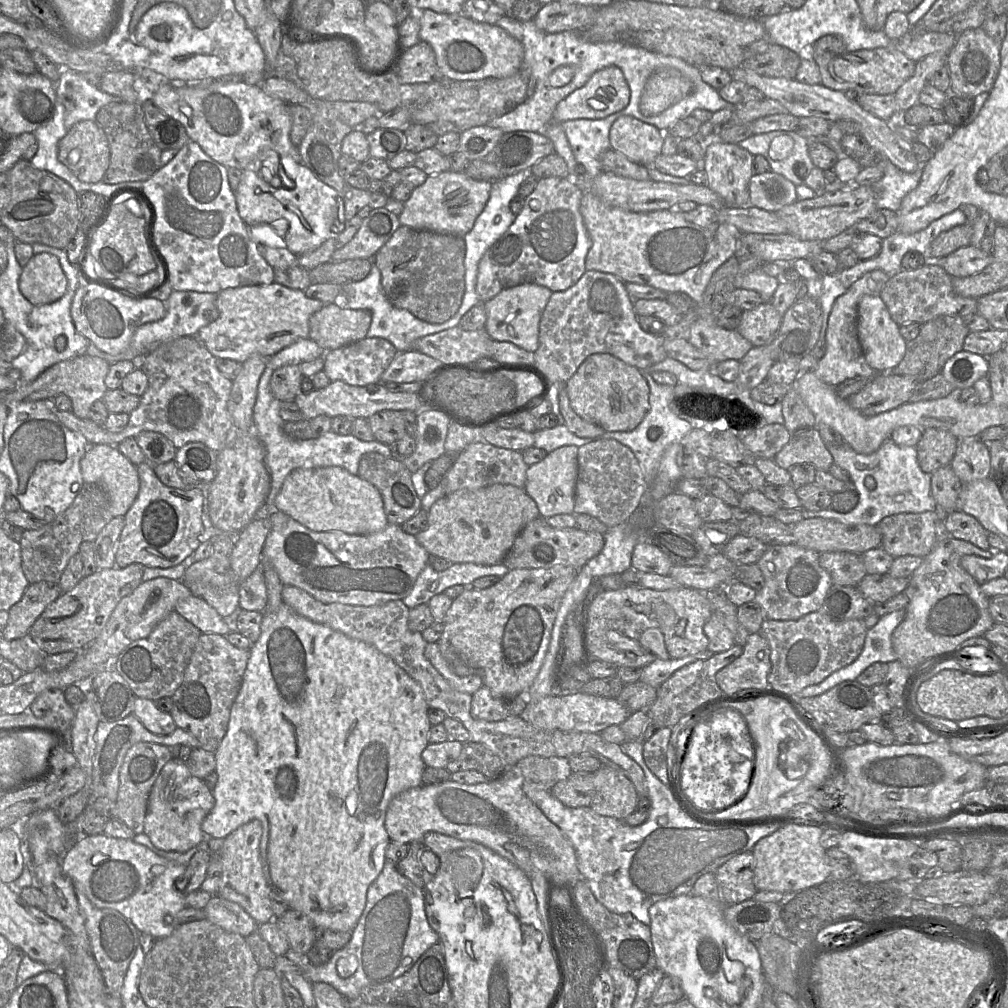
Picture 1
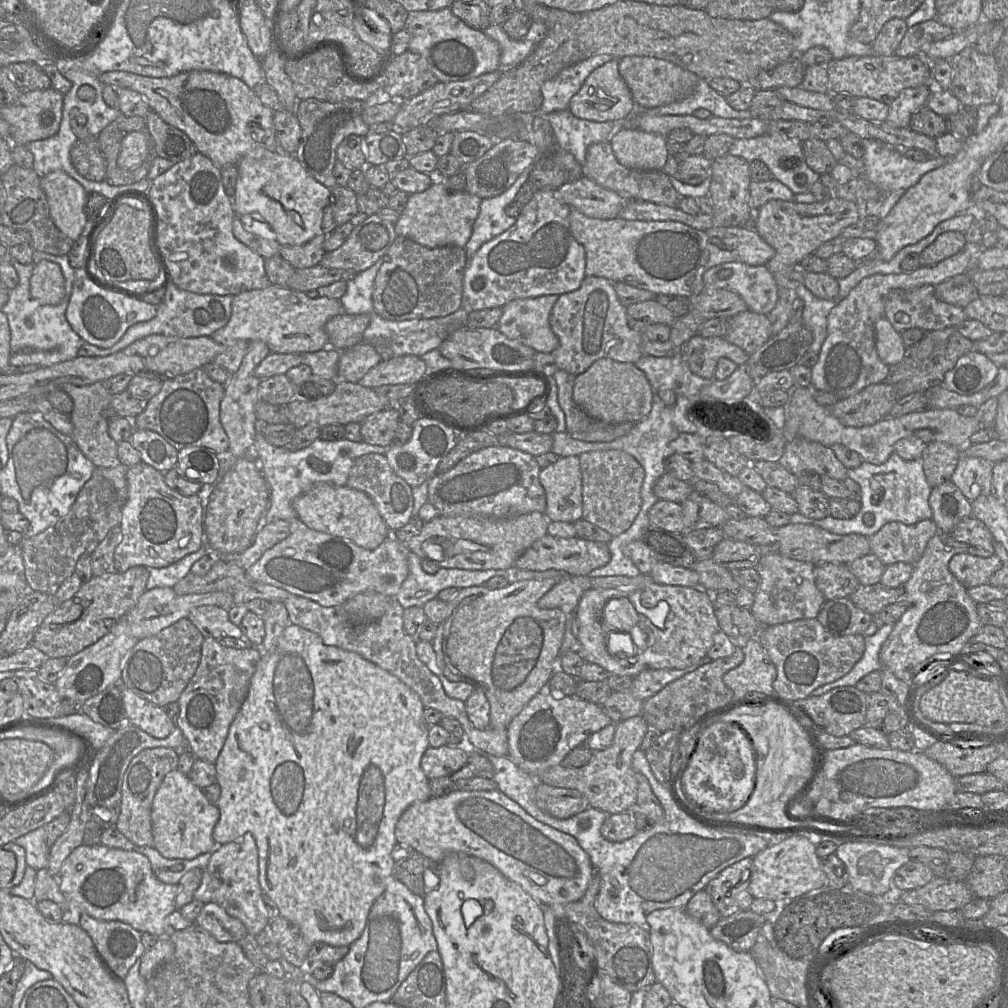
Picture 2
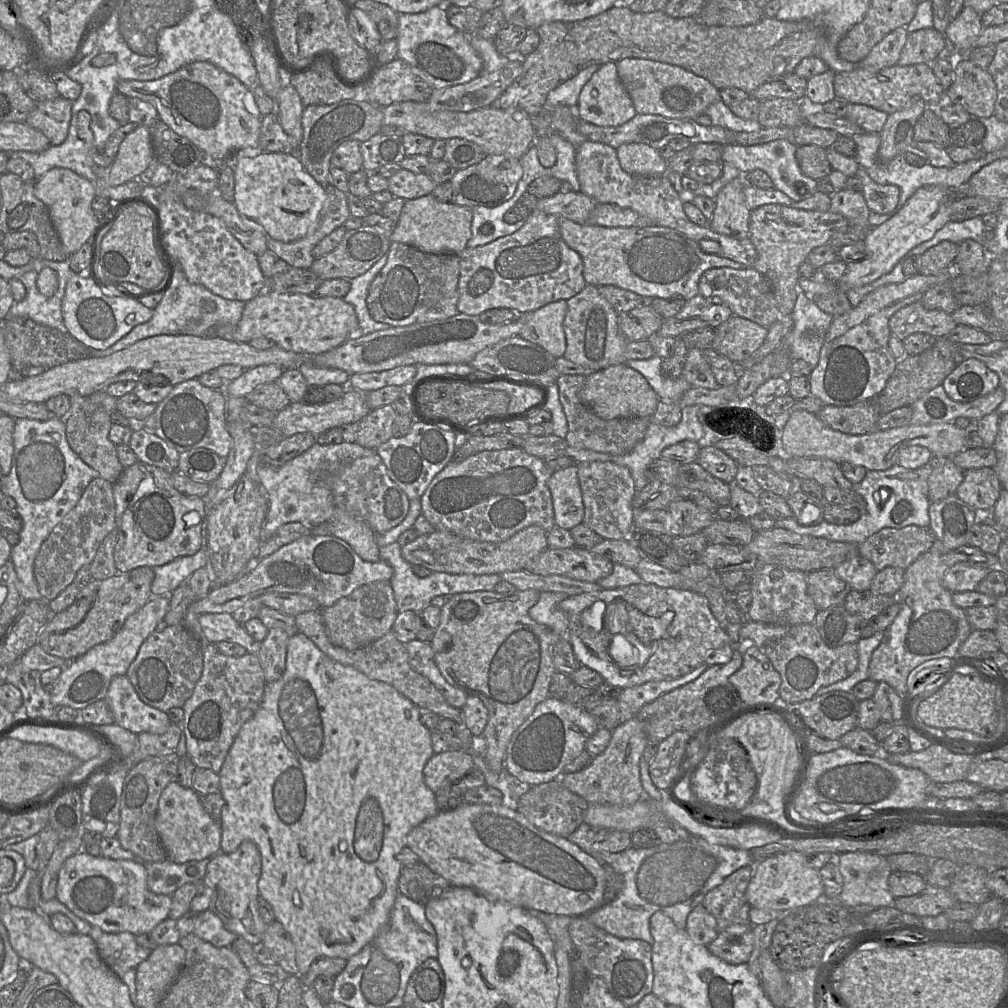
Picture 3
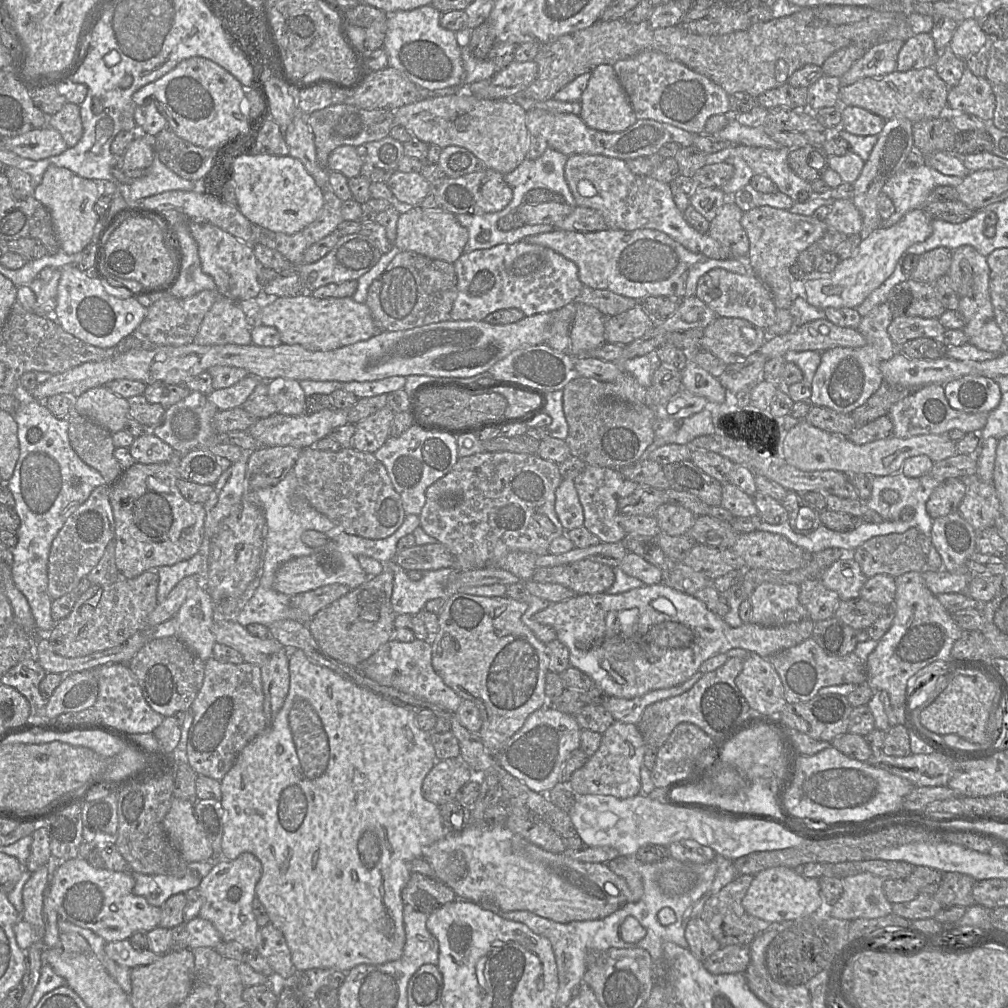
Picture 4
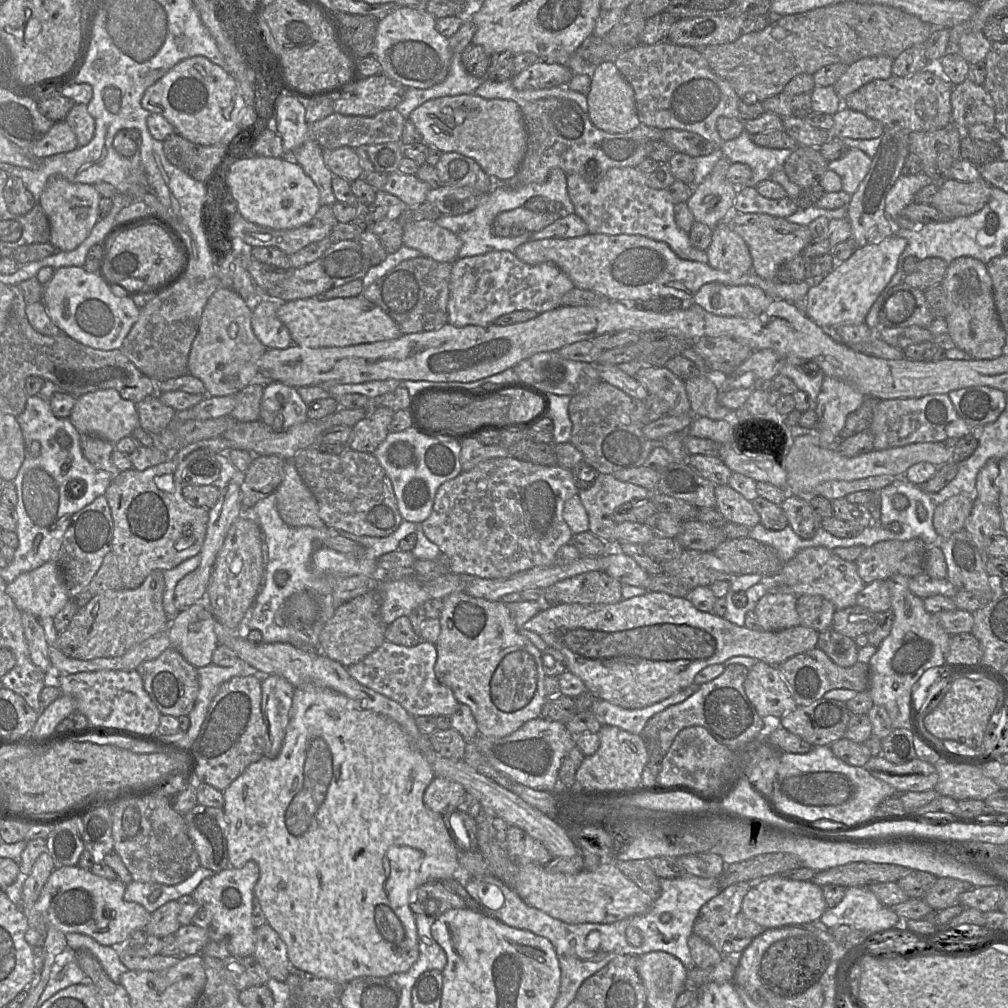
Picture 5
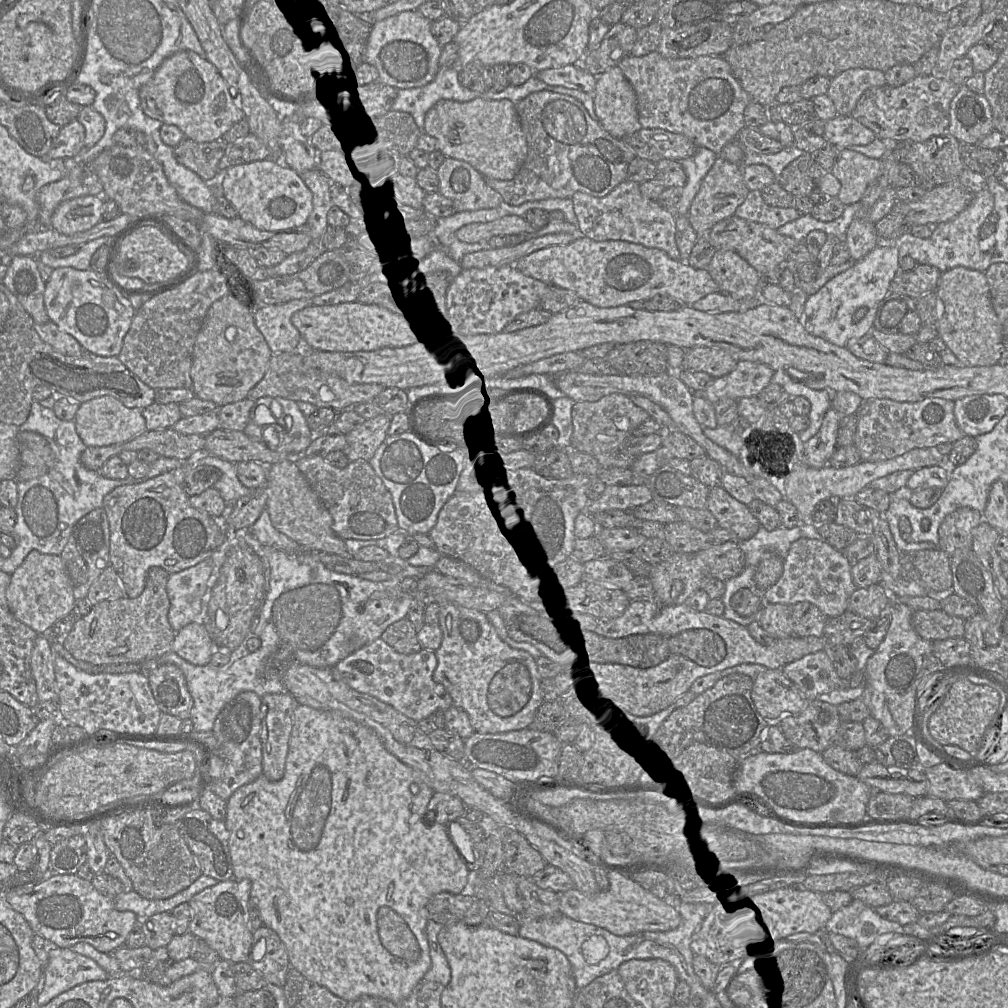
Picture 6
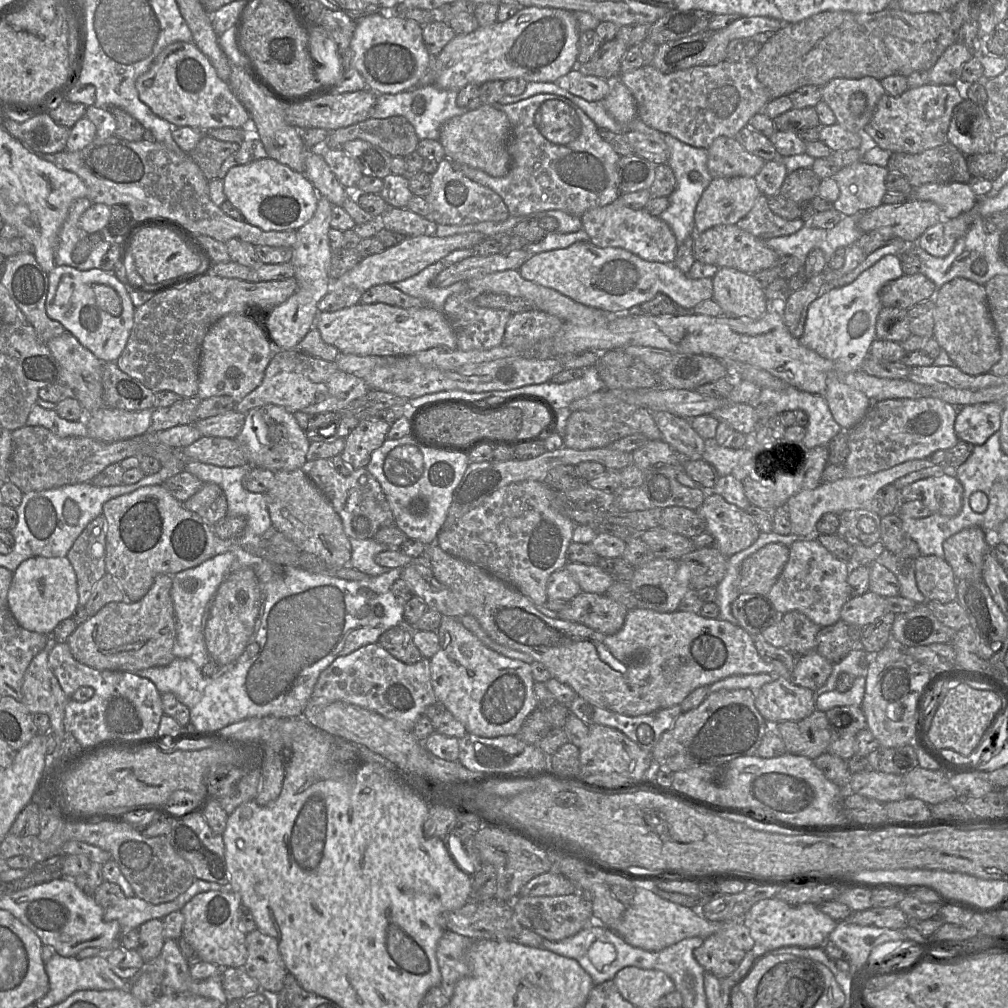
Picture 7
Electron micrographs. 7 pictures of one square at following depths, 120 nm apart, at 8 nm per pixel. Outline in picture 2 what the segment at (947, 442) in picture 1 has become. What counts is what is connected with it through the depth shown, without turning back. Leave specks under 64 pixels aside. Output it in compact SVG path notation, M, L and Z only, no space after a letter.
M930 442L922 454L923 471L931 488L951 477L958 465L961 449L943 442Z

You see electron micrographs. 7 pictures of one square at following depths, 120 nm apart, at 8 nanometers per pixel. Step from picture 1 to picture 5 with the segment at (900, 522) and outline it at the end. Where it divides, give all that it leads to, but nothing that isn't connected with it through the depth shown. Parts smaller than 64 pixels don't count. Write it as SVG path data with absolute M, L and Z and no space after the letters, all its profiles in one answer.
M921 538L886 540L865 547L855 564L865 584L895 574L911 578L925 572L927 552L928 545Z

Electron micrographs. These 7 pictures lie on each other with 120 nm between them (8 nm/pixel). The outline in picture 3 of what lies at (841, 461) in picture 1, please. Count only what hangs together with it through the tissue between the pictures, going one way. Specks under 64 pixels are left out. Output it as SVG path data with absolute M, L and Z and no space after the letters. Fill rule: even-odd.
M898 464L884 471L867 471L864 479L854 485L856 491L866 503L866 512L850 525L834 525L826 521L812 526L800 525L794 517L777 520L776 528L783 528L801 535L821 537L832 541L847 542L859 545L868 537L877 533L883 528L900 529L910 525L919 527L930 527L928 498L928 478L931 474L930 464L918 469L906 469ZM887 489L889 496L880 504L879 490Z

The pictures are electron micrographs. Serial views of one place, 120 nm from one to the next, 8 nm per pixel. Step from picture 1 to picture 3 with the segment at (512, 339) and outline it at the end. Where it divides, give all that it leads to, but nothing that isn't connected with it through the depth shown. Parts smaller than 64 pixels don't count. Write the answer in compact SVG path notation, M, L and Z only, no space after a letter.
M558 300L518 314L517 318L522 323L519 337L541 346L555 358L563 357L566 350L563 328L566 312L567 300Z

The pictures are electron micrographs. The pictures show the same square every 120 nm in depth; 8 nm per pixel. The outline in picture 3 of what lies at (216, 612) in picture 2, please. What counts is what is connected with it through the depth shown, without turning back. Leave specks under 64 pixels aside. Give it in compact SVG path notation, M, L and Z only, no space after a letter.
M204 613L199 615L198 621L206 643L236 643L244 647L247 653L258 654L261 642L253 639L231 614Z

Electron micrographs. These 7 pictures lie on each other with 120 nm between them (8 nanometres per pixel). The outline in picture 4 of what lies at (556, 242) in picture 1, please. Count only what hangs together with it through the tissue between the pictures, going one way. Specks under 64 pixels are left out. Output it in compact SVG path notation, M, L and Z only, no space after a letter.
M524 241L463 253L453 264L458 278L457 296L451 312L451 320L455 321L482 321L490 313L508 308L517 308L525 316L549 313L575 303L584 287L574 262L550 248Z

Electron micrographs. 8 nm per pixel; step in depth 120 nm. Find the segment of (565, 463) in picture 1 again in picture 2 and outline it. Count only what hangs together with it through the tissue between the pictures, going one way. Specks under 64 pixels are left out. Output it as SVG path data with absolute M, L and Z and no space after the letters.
M579 456L559 457L556 462L540 470L539 481L546 495L544 515L548 521L574 523L582 518L582 477Z

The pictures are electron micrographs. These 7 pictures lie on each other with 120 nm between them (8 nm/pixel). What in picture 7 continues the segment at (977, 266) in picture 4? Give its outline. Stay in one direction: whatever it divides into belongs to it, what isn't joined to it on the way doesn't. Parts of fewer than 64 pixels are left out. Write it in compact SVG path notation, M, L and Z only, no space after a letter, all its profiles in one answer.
M955 278L937 289L933 337L962 372L973 376L990 372L1000 360L1000 342L988 310L985 286Z

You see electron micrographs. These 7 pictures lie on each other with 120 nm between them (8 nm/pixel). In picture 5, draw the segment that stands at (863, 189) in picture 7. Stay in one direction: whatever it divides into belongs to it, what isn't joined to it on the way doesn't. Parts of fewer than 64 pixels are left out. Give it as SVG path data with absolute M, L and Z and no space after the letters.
M850 148L845 157L828 162L828 169L839 175L842 190L852 195L866 176L871 160L863 151Z

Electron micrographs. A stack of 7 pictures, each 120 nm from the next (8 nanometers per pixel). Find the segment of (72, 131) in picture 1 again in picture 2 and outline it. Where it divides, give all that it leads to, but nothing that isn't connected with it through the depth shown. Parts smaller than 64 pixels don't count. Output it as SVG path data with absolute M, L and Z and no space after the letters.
M98 138L93 141L79 140L70 151L70 158L76 170L86 179L101 182L106 175L106 161L103 157Z

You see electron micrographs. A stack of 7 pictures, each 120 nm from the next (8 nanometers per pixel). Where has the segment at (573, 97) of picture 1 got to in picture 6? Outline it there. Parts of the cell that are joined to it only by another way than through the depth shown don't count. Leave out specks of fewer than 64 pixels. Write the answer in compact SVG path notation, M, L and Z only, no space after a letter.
M614 66L597 77L593 100L598 121L610 135L623 138L642 129L638 120L636 93L620 67Z

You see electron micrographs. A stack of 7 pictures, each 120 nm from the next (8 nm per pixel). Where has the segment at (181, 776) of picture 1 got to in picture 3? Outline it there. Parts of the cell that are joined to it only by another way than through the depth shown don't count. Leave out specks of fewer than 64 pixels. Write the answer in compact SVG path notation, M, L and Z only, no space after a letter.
M177 781L169 783L158 801L155 828L166 851L167 859L176 864L201 861L220 849L221 822L214 821L200 803L193 788L185 788Z

